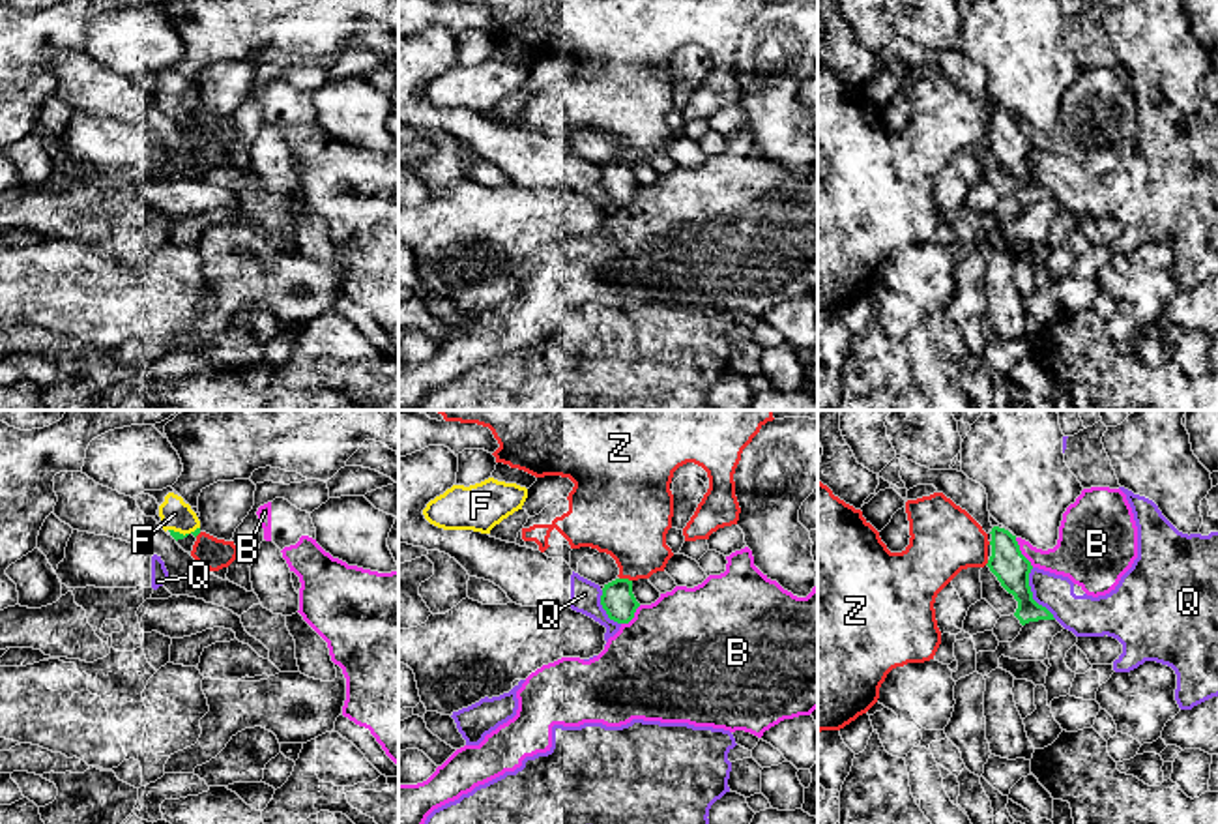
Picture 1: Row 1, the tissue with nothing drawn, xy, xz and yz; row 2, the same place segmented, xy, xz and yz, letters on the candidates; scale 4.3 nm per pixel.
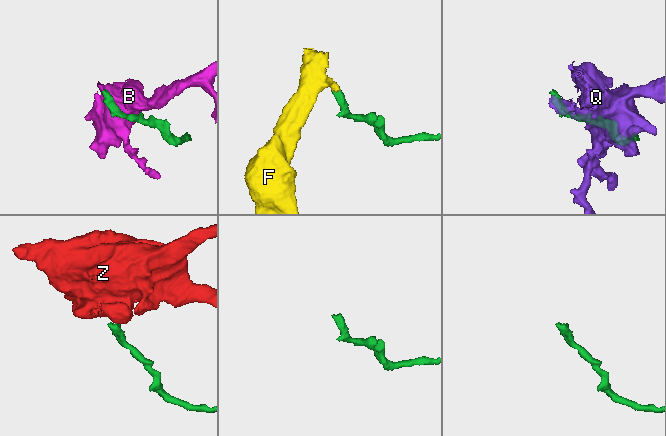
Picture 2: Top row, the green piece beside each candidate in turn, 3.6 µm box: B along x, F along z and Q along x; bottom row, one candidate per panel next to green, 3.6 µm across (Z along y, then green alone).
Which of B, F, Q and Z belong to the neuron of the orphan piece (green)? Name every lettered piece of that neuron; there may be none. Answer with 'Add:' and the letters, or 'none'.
Add: F

